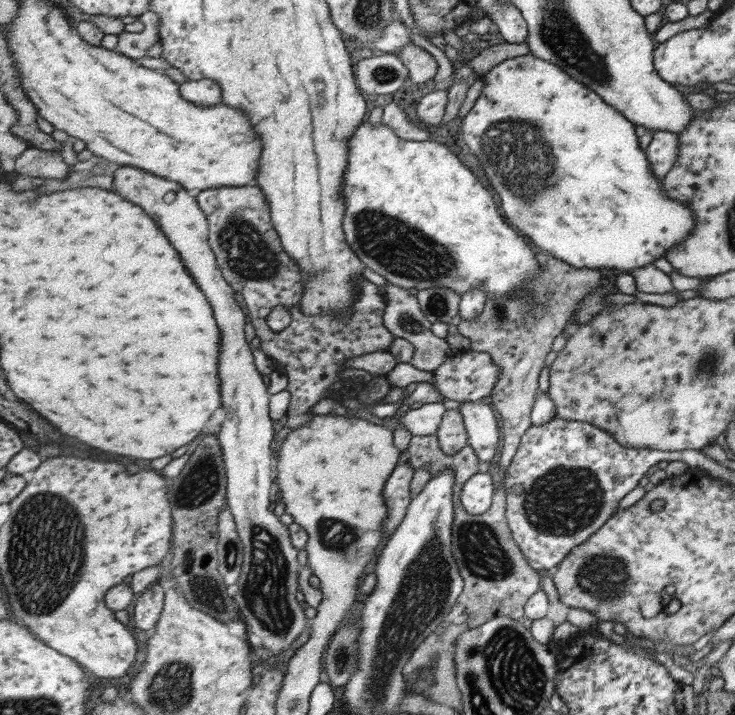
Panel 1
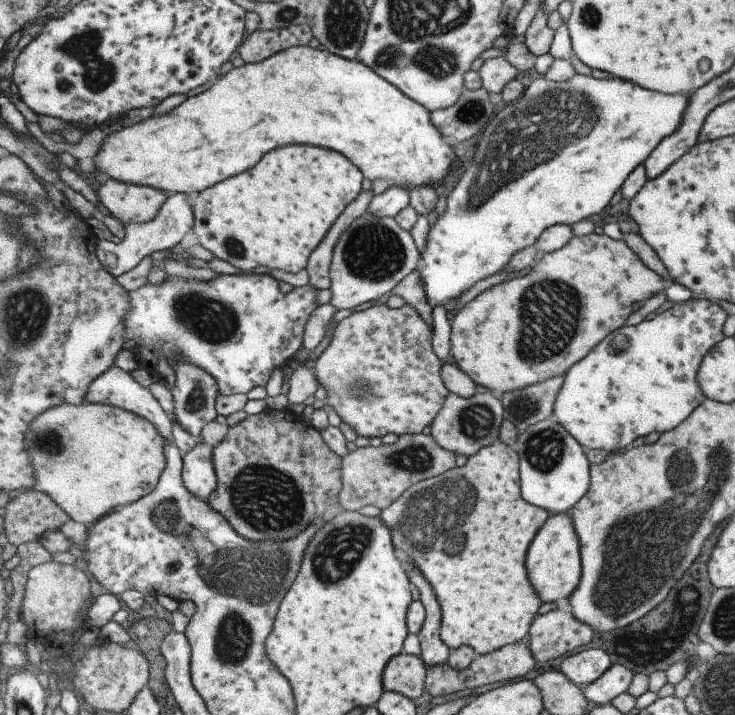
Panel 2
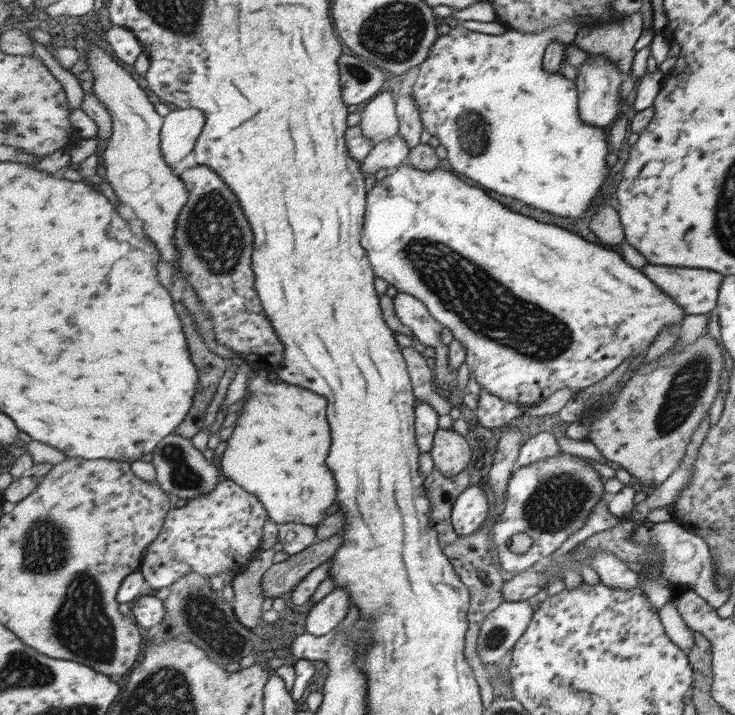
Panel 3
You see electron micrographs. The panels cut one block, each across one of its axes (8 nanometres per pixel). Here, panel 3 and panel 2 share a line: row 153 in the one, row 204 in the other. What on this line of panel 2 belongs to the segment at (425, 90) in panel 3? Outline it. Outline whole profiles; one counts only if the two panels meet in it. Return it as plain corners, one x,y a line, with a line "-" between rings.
579,74
567,83
555,83
544,77
539,78
526,88
524,96
519,101
499,107
496,116
482,133
470,166
462,174
451,194
447,196
448,204
445,212
430,226
427,247
421,258
425,266
420,270
422,284
429,304
433,307
442,306
445,308
448,303
455,301
469,288
473,288
477,282
481,282
481,280
485,280
485,278
489,278
497,272
503,272
509,267
515,256
528,248
534,247
539,238
549,228
556,225
572,225
575,222
591,218
591,216
599,214
600,211
603,212
608,203
613,200
613,196
617,194
617,190
622,190
631,170
634,170
635,166
640,163
644,163
650,153
681,126
687,104
689,104
689,98
686,95
657,93
618,77
599,80
599,78

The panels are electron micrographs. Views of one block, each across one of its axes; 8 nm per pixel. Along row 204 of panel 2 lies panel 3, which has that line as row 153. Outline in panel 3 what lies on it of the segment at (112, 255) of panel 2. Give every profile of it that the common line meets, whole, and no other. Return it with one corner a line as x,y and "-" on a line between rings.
197,108
177,109
164,118
162,151
171,169
194,152
206,120
205,113

